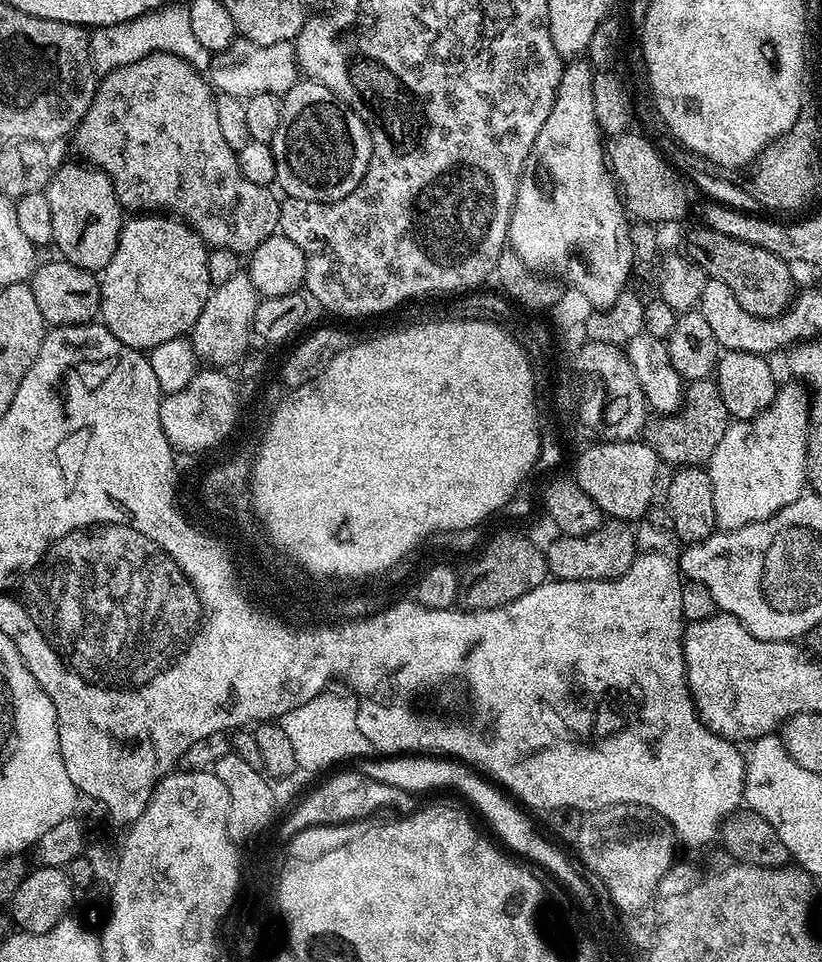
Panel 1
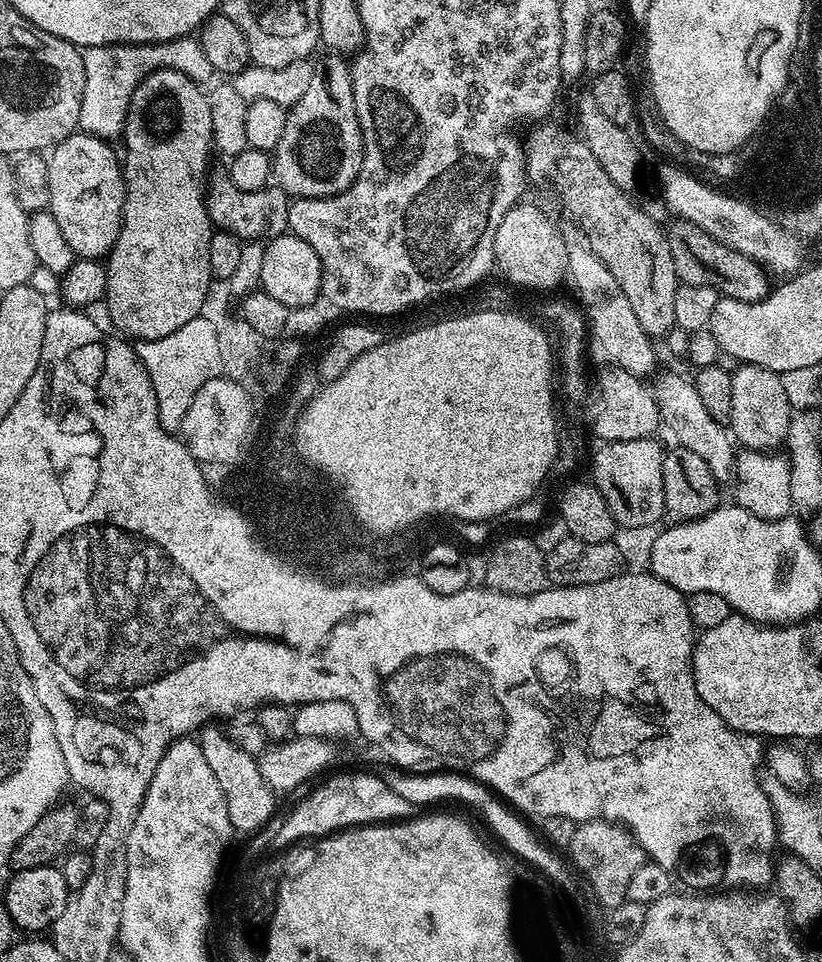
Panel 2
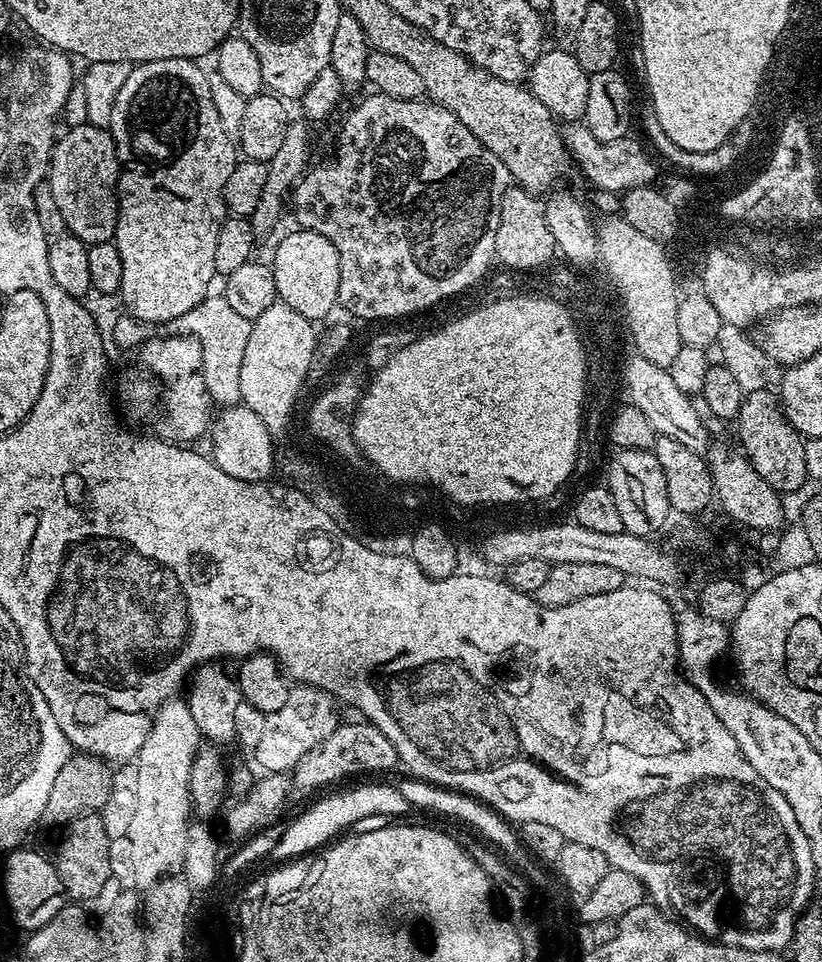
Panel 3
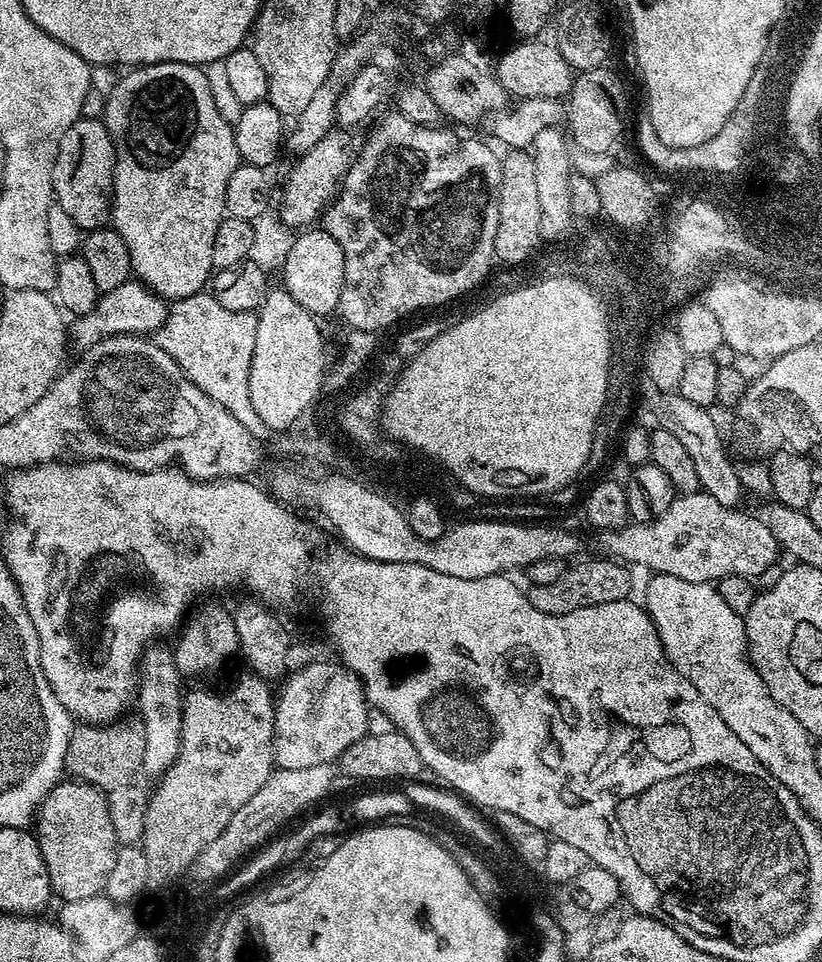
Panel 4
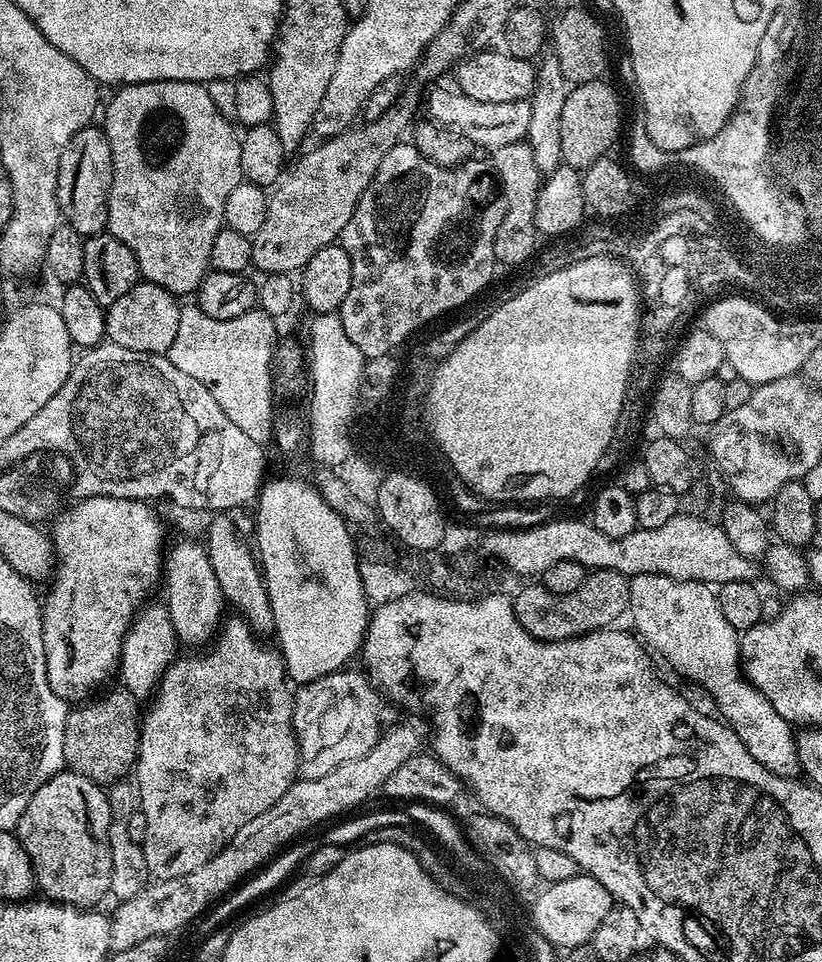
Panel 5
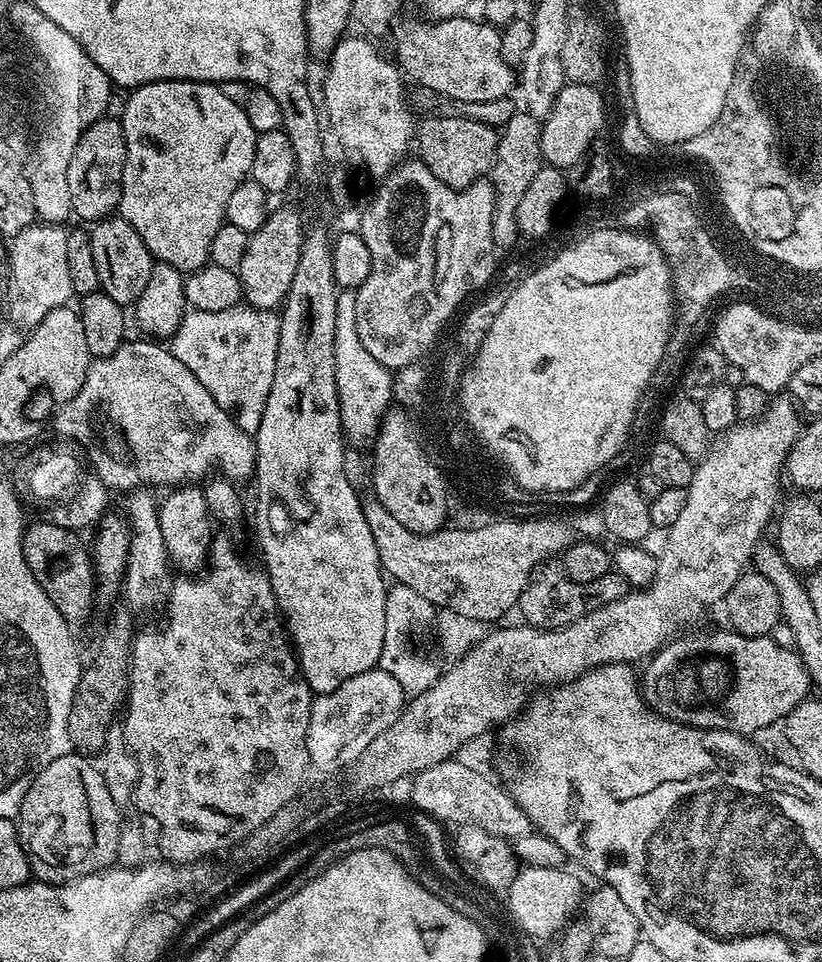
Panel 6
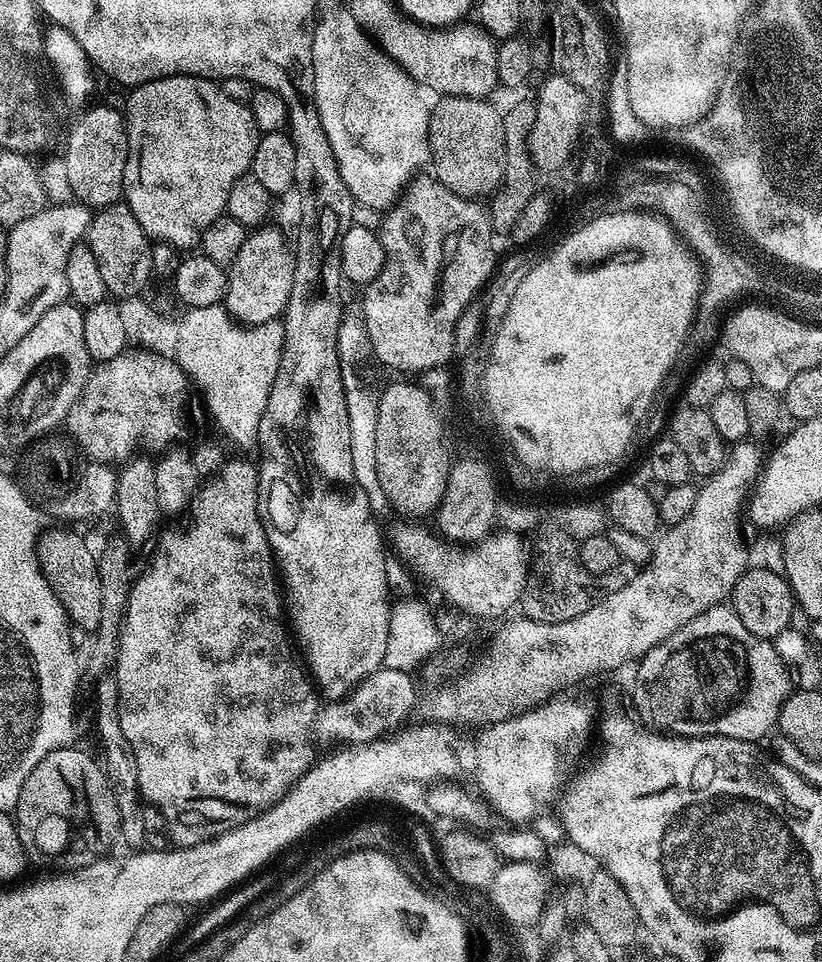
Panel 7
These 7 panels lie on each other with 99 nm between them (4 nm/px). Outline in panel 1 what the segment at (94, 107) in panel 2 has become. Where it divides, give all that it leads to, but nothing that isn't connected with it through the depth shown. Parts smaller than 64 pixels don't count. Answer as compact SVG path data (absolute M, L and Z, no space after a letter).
M182 3L172 4L157 8L155 12L147 12L144 16L134 18L125 24L115 24L105 28L95 29L89 35L88 49L92 55L92 67L97 73L105 74L113 72L115 68L130 66L142 58L146 58L155 52L169 52L182 58L197 70L204 70L209 67L210 54L194 38L194 29L190 27L190 14L187 7Z

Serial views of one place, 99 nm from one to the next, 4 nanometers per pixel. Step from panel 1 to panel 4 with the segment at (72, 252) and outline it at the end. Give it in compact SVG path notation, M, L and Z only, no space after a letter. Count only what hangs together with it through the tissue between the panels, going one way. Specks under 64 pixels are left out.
M103 119L75 120L66 130L52 164L52 195L55 203L60 204L82 230L102 228L109 223L115 169L116 151Z

